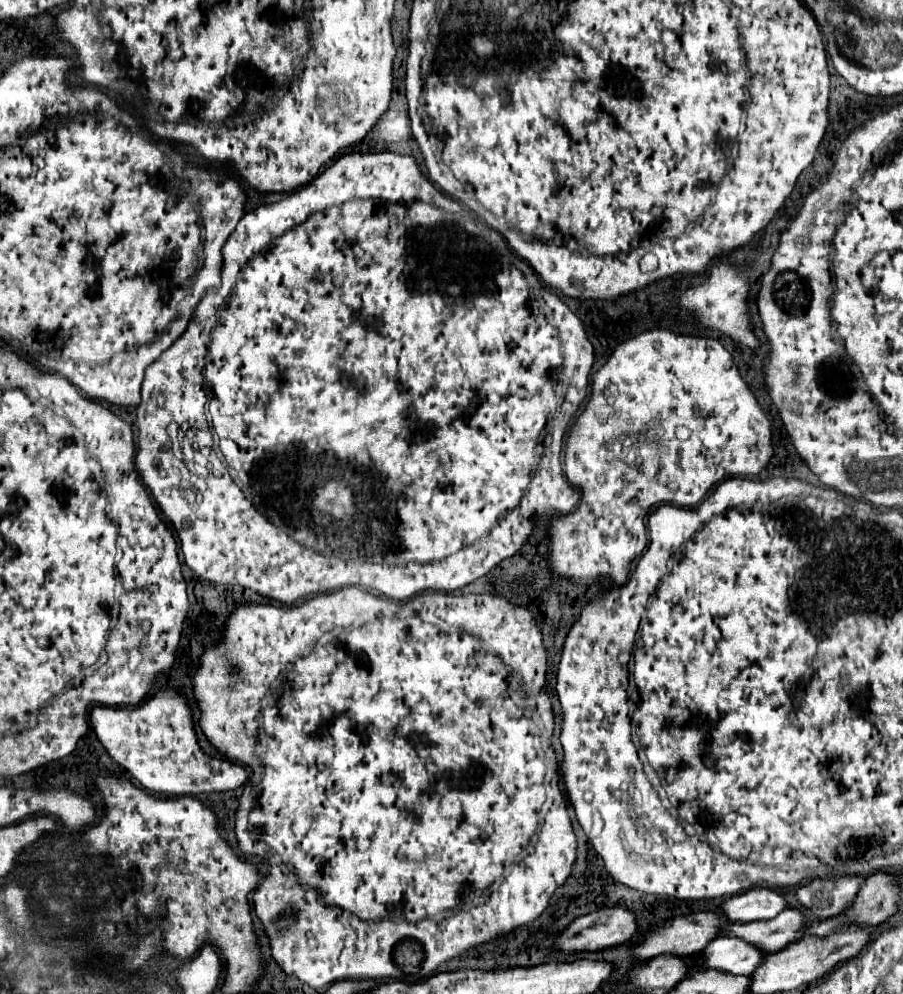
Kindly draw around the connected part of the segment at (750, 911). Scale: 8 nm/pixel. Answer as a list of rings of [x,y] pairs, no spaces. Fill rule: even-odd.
[[[757,887],[757,889],[749,889],[741,895],[727,899],[721,905],[721,911],[733,923],[737,923],[737,921],[749,923],[749,921],[757,921],[757,919],[771,919],[777,913],[785,911],[785,907],[789,907],[789,905],[781,893],[777,893],[775,889]]]

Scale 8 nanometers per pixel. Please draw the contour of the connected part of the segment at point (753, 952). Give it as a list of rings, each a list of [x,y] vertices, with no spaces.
[[[717,937],[703,951],[707,969],[721,969],[735,975],[751,975],[757,965],[761,965],[767,953],[761,953],[757,947],[747,945],[739,937]]]

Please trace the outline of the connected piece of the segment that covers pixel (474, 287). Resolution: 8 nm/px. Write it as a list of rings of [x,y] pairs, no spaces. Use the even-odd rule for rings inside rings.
[[[349,153],[337,159],[309,185],[291,193],[287,199],[271,203],[269,209],[257,207],[241,217],[235,233],[221,249],[221,287],[205,293],[193,311],[189,329],[145,369],[143,399],[137,405],[139,451],[135,467],[165,517],[177,529],[187,567],[203,579],[219,585],[253,589],[285,605],[295,605],[323,595],[325,591],[347,586],[365,588],[395,601],[408,600],[426,589],[454,593],[459,587],[483,577],[505,557],[515,555],[533,531],[533,515],[553,509],[557,509],[557,513],[575,509],[579,491],[563,477],[559,453],[563,435],[579,403],[587,395],[589,371],[595,357],[593,345],[587,341],[581,321],[556,294],[541,287],[533,269],[525,261],[519,261],[495,229],[489,229],[465,205],[455,201],[445,203],[443,197],[445,195],[423,177],[413,156]],[[191,428],[197,441],[195,457],[181,459],[176,451],[178,437],[180,440],[182,433]]]

